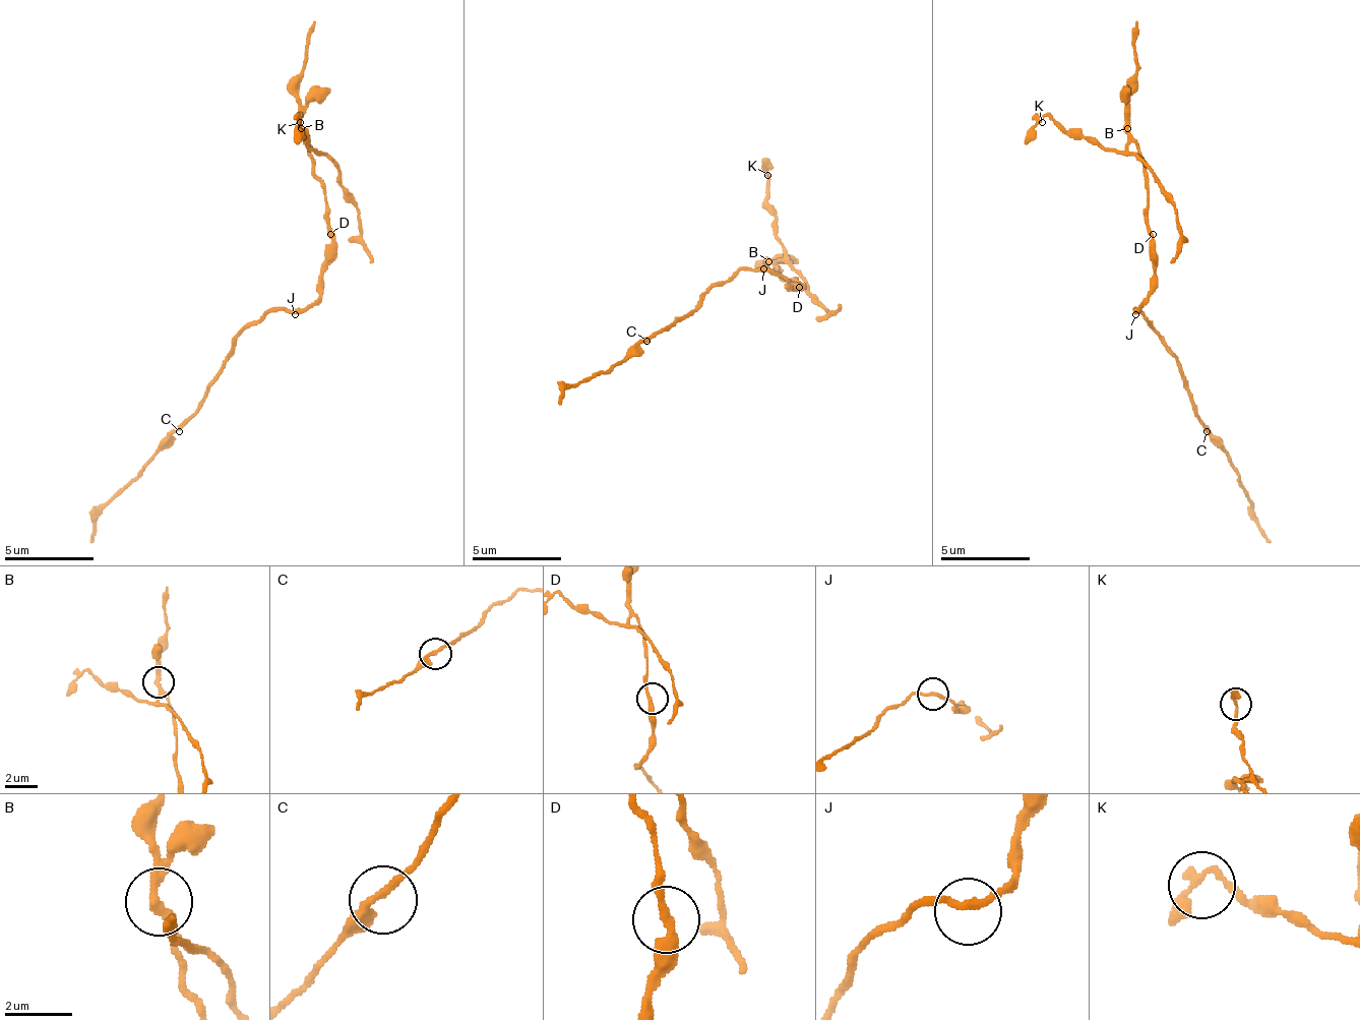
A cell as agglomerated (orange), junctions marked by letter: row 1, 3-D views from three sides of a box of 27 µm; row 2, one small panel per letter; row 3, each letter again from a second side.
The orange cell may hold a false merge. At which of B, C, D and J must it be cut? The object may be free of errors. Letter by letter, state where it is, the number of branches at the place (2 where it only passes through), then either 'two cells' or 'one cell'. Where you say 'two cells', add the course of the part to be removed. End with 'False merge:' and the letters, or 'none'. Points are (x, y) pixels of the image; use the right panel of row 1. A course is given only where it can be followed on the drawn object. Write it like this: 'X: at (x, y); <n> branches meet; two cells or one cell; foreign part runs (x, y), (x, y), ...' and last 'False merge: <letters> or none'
B: at (1127, 128); 3 branches meet; two cells; foreign part runs (1126, 127), (1126, 150), (1175, 207), (1180, 248), (1171, 261)
C: at (1207, 431); 2 branches meet; one cell
D: at (1153, 234); 2 branches meet; one cell
J: at (1135, 314); 2 branches meet; one cell
False merge: B

